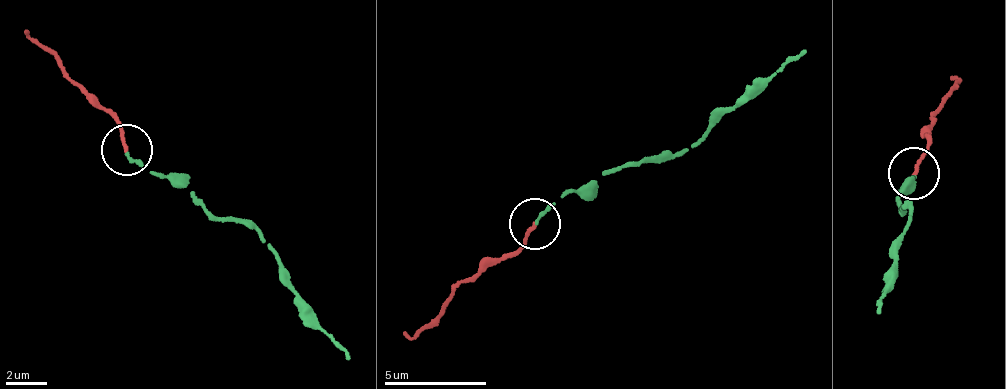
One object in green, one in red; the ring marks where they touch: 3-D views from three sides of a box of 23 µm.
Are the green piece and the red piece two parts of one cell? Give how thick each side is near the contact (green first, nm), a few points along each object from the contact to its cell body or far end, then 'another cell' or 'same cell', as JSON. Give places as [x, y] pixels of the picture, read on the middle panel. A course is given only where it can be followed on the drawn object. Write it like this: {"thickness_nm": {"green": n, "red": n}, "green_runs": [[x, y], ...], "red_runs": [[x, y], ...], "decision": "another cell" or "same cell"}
{"thickness_nm": {"green": 150, "red": 160}, "green_runs": [[534, 221], [560, 197], [585, 195], [638, 162], [661, 162], [682, 150], [804, 51]], "red_runs": [[534, 221], [508, 255], [457, 286], [435, 316], [403, 332]], "decision": "same cell"}

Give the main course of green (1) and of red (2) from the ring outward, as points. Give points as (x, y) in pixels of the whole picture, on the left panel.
1: (126, 150), (149, 170), (175, 178), (218, 219), (243, 221), (262, 235), (299, 315), (348, 358)
2: (126, 150), (112, 113), (68, 77), (54, 49), (24, 31)

